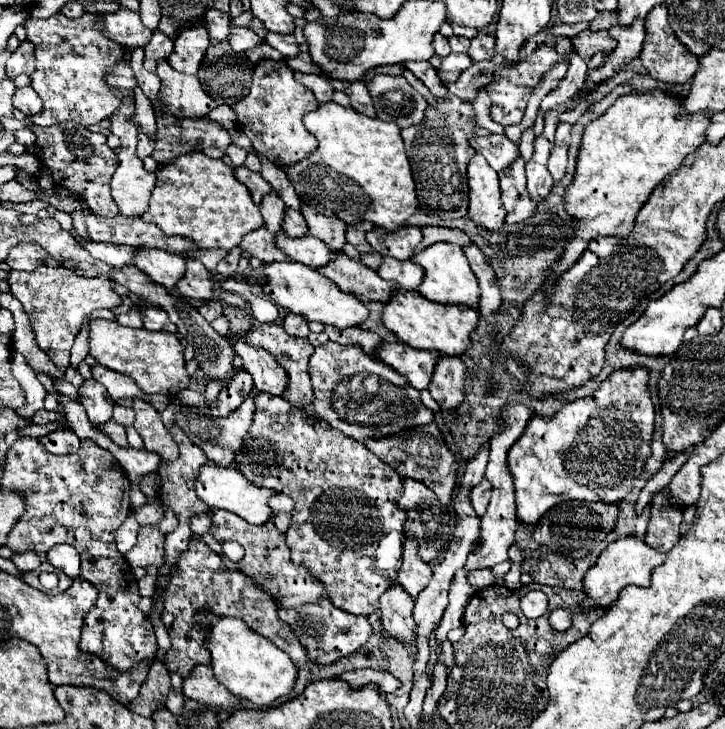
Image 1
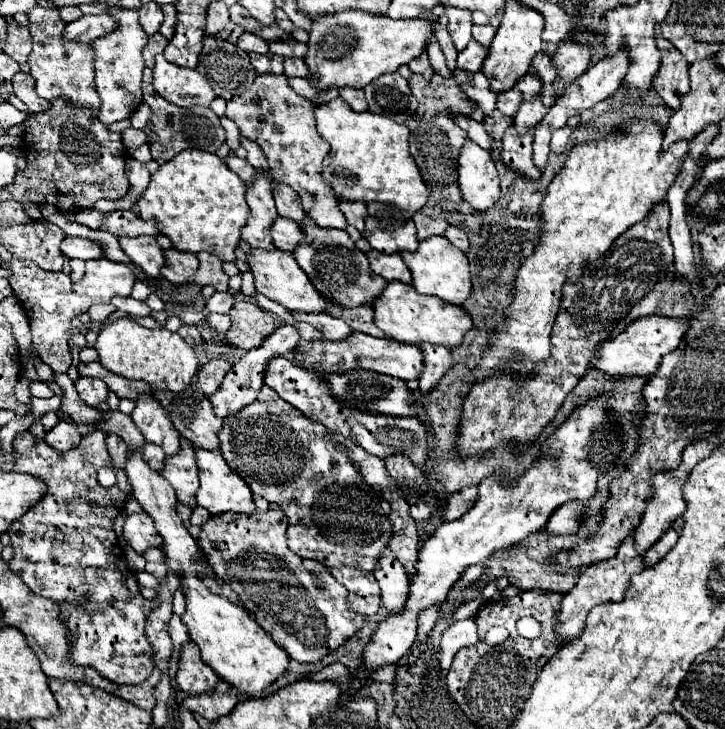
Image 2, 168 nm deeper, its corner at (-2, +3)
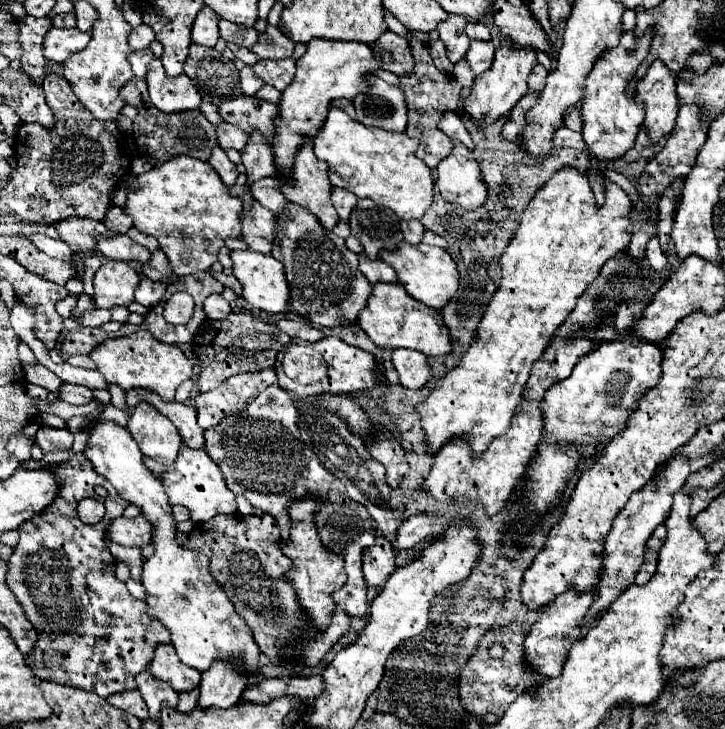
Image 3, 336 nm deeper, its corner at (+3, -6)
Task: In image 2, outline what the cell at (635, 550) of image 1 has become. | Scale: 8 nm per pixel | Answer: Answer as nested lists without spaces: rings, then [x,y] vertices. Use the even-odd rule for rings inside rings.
[[[626,537],[622,541],[618,553],[612,559],[606,559],[606,561],[600,561],[600,563],[594,563],[594,565],[582,569],[578,579],[576,579],[576,585],[562,597],[558,623],[556,623],[556,635],[560,637],[562,645],[566,645],[568,641],[574,641],[584,631],[586,615],[590,613],[592,607],[608,603],[608,601],[612,601],[612,603],[622,601],[624,593],[630,585],[630,577],[634,573],[640,573],[640,571],[644,571],[644,563],[642,563],[642,557],[638,555],[638,551],[634,549],[632,537]]]

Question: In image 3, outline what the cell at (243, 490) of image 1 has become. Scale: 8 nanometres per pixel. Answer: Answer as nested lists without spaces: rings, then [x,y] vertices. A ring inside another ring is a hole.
[[[183,446],[179,450],[177,462],[173,464],[173,470],[165,472],[161,464],[157,464],[151,458],[145,458],[147,466],[155,472],[161,474],[163,482],[165,482],[165,492],[169,496],[169,502],[181,504],[191,512],[191,520],[193,522],[207,522],[217,514],[235,514],[237,512],[237,504],[235,504],[235,494],[227,488],[223,474],[219,470],[219,466],[207,456],[205,450],[191,450],[187,446]]]

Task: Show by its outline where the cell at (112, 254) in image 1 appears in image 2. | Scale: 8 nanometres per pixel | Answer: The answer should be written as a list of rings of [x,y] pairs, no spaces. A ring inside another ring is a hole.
[[[64,237],[60,249],[62,249],[62,253],[64,253],[68,259],[88,261],[88,259],[98,259],[98,257],[102,257],[100,243],[88,241],[88,239],[82,239],[82,237]]]

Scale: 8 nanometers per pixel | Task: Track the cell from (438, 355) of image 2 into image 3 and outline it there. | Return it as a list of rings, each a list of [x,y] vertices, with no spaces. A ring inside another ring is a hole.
[[[407,348],[393,350],[391,362],[399,374],[401,384],[409,390],[421,390],[433,376],[429,358],[417,350],[407,350]]]

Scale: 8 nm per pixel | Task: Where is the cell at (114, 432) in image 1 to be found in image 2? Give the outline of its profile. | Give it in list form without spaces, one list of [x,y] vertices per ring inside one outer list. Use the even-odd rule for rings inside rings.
[[[54,373],[54,381],[62,387],[62,407],[60,411],[70,417],[74,423],[98,423],[104,413],[96,411],[94,407],[88,407],[80,401],[72,379],[66,373]]]

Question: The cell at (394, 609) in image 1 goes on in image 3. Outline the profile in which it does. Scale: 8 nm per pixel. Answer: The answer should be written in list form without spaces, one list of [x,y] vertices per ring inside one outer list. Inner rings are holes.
[[[377,536],[377,542],[363,552],[363,574],[367,584],[379,592],[395,568],[393,546],[383,536]]]

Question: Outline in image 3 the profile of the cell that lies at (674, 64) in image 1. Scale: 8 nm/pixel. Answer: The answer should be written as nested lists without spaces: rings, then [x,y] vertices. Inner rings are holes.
[[[655,60],[647,74],[637,82],[637,98],[645,102],[647,114],[643,124],[647,126],[651,140],[659,142],[673,130],[679,112],[675,78],[663,62]]]

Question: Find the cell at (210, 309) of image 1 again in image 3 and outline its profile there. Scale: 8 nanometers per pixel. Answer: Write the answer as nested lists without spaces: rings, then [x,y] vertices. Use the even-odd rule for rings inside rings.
[[[211,294],[205,300],[205,314],[207,314],[207,320],[223,320],[231,314],[231,306],[221,294]]]

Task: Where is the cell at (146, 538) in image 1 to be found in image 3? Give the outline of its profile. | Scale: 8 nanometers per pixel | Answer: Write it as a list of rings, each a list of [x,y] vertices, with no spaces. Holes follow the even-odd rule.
[[[119,516],[109,524],[109,532],[115,544],[127,546],[127,548],[145,548],[151,544],[151,528],[147,526],[147,520],[143,516],[125,518]]]

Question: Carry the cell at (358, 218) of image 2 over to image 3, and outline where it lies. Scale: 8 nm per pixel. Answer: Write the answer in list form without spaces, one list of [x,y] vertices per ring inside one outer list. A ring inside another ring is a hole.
[[[335,188],[333,194],[331,194],[331,200],[333,200],[333,206],[335,206],[339,218],[345,220],[345,222],[349,222],[351,210],[353,210],[355,204],[357,204],[355,194],[351,194],[351,192],[347,192],[347,190],[339,190],[339,188]]]

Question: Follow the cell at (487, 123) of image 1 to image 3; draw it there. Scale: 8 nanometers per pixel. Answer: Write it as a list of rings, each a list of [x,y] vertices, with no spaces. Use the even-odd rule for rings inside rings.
[[[459,60],[459,62],[455,64],[453,76],[455,76],[455,80],[457,80],[457,84],[459,84],[461,88],[471,88],[471,86],[473,86],[473,78],[475,78],[475,76],[471,74],[471,70],[469,70],[469,66],[467,66],[465,60]]]

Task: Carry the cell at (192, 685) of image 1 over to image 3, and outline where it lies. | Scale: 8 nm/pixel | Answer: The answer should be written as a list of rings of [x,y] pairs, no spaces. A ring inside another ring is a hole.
[[[159,644],[149,666],[151,674],[167,682],[175,692],[191,692],[199,686],[201,672],[183,664],[171,644]]]

